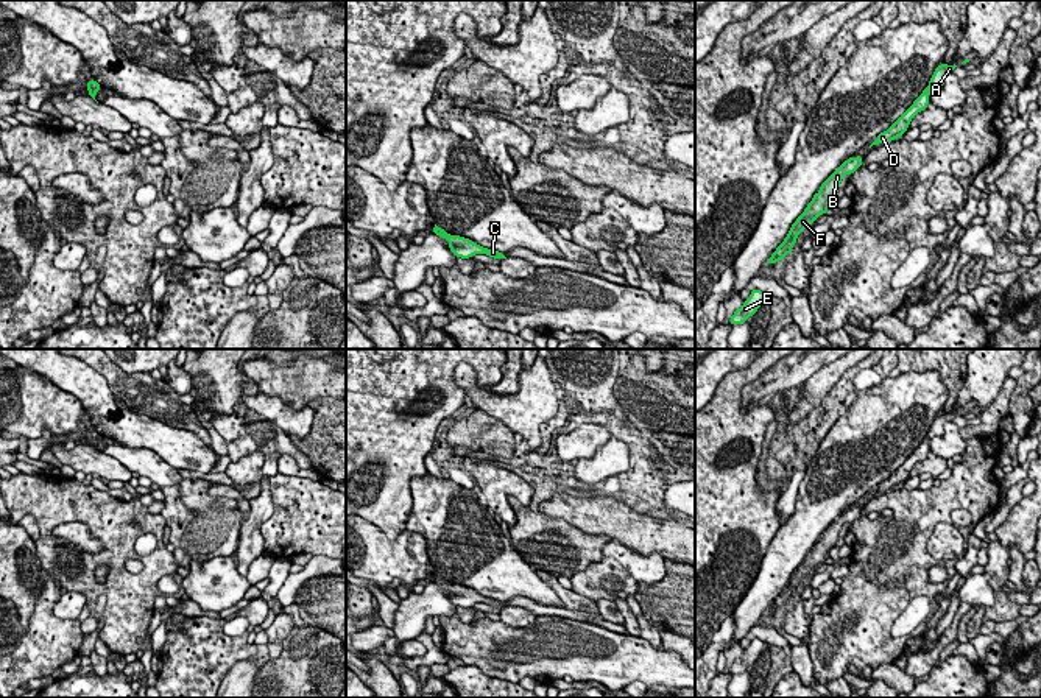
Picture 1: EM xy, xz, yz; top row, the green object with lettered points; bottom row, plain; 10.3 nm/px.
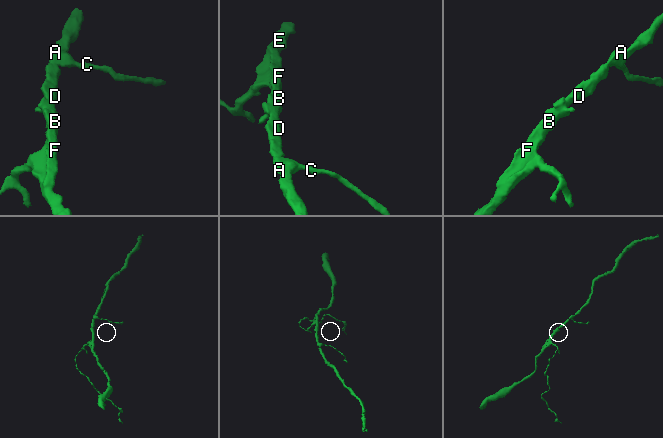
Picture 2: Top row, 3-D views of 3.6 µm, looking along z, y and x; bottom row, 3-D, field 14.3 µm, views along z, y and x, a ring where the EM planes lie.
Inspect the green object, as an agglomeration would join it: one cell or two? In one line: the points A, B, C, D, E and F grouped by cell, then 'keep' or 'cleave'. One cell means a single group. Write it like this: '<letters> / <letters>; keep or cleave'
A B C D E F; keep

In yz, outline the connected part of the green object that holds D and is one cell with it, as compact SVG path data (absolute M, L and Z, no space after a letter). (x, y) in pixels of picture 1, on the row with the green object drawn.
M947 64L938 65L929 81L929 86L923 90L923 93L887 131L884 131L877 136L877 139L870 145L870 148L873 145L888 143L888 142L901 137L909 129L912 118L918 112L921 112L927 108L927 104L930 101L929 100L930 90L933 87L941 87L944 84L944 75L952 73L955 67L957 67L955 64L954 65L947 65Z

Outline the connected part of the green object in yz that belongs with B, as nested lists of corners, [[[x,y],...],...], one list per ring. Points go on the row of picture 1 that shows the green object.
[[[863,156],[849,157],[845,160],[820,187],[820,192],[813,195],[812,201],[807,204],[804,212],[792,224],[784,241],[776,248],[771,257],[767,260],[768,265],[773,265],[782,260],[787,254],[792,254],[792,248],[796,243],[796,238],[804,232],[806,226],[813,223],[820,215],[829,210],[829,201],[838,192],[840,182],[845,174],[852,174],[860,168]]]

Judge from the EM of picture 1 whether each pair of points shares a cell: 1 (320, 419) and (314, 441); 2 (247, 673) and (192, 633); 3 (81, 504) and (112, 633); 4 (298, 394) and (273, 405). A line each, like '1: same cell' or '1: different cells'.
1: same cell
2: different cells
3: same cell
4: different cells

